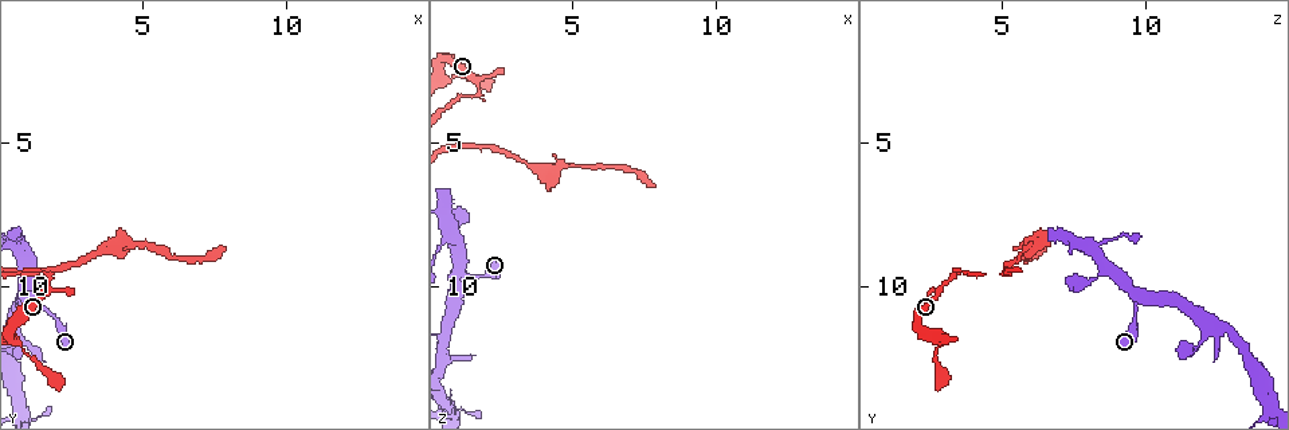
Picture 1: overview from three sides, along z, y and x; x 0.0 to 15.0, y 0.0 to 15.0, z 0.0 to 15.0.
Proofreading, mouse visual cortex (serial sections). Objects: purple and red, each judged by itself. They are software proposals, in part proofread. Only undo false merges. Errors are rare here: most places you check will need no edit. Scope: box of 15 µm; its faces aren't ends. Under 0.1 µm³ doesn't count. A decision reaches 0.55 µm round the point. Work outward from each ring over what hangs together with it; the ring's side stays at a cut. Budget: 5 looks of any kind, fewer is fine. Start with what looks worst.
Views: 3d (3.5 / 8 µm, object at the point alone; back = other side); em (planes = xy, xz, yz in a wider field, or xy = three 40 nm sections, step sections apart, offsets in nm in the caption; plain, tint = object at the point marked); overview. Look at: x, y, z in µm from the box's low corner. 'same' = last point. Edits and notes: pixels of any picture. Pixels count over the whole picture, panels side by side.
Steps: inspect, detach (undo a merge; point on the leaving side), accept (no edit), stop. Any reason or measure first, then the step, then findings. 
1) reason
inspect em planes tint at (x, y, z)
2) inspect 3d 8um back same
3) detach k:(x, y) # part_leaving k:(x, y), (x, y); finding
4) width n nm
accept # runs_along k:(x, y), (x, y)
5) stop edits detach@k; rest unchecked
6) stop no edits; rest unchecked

abrupt turn
inspect 3d 3.5um back at (1.7, 9.5, 3.3)

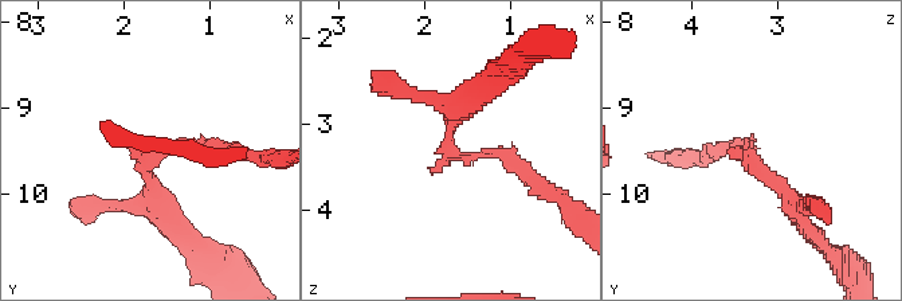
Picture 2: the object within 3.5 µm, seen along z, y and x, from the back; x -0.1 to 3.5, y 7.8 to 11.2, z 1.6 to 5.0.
need the tissue
inspect em xy step 1 tint at (1.65, 9.55, 3.35)

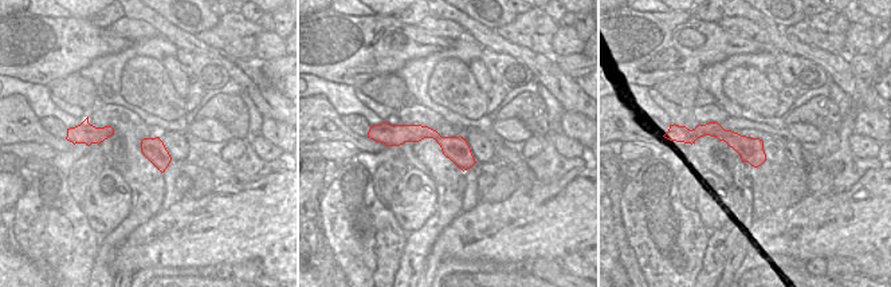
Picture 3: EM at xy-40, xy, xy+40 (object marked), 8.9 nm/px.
arm_widths 150, 250 nm
detach 2:(525, 169) # two cells meet here

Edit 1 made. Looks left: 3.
inspect overview

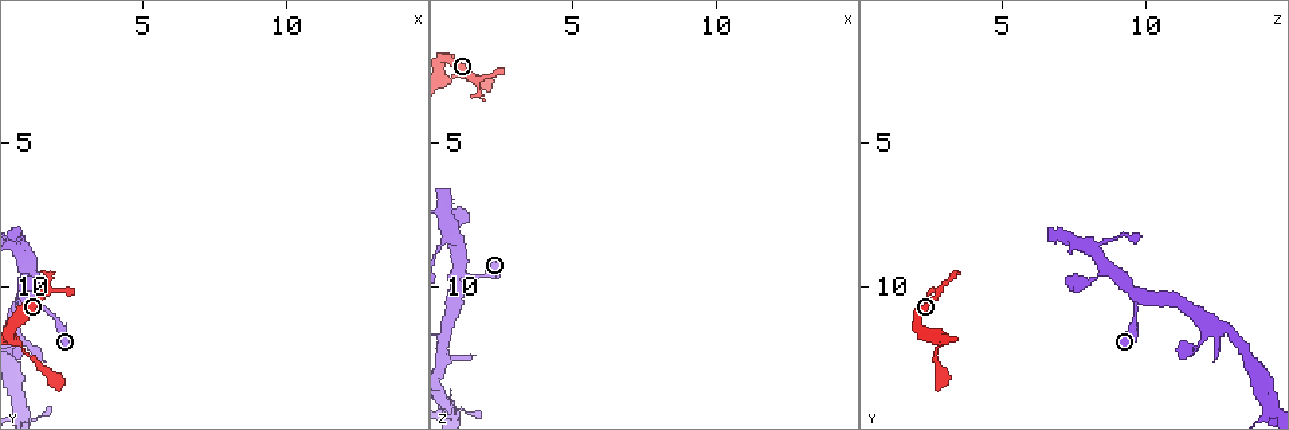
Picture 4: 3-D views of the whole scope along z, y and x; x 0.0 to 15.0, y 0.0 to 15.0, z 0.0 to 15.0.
three arms meet
inspect 3d 3.5um at (1.3, 10.5, 9.6)

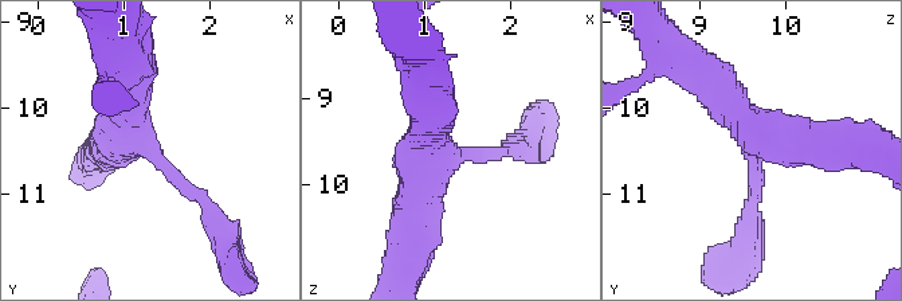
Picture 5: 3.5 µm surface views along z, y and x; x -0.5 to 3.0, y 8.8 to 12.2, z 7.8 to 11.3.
arms 3; arm_widths 150, 450, 500 nm; now the EM
inspect em xy step 1 tint at (1.25, 10.45, 9.65)

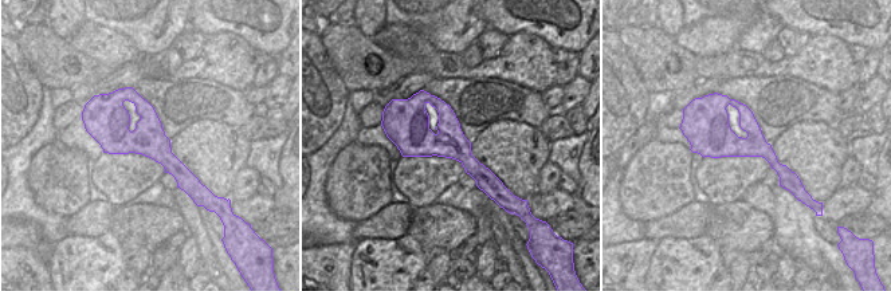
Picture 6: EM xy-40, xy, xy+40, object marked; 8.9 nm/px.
accept # runs_along 5:(510, 148), (431, 161), (411, 227); continuous, no second cell

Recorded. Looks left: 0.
stop edits detach@2; rest unchecked

